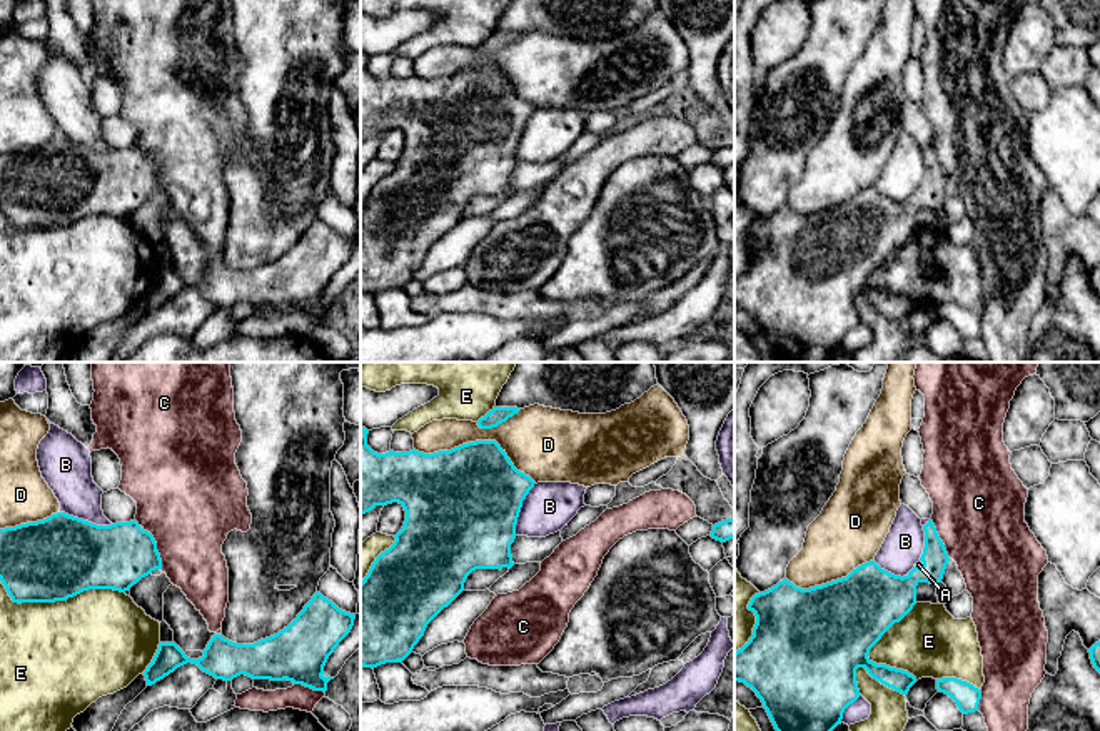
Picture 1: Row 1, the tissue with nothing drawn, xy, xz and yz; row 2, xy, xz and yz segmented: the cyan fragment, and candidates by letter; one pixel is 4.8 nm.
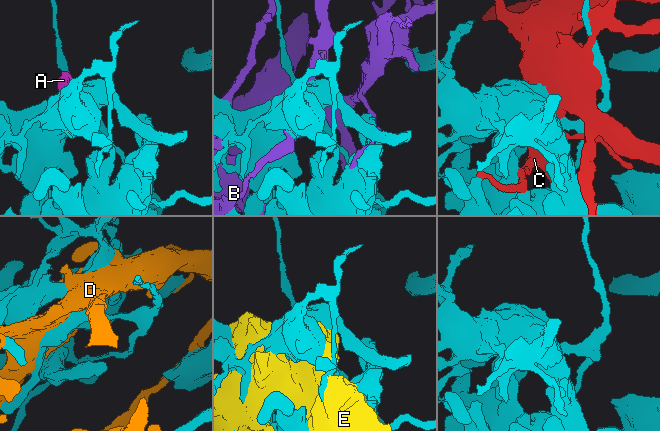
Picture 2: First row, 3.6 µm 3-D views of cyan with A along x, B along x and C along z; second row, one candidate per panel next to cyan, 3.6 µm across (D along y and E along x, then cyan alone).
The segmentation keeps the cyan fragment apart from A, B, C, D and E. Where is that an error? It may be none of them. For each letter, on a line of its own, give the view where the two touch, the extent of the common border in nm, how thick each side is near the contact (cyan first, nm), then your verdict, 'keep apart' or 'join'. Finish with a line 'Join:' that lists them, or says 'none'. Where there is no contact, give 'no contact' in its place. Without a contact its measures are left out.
A: meets cyan in yz; contact 50 nm long; 260 nm thick on the cyan side, 30 nm on the other; join
B: meets cyan in xz; contact 280 nm long; 500 nm thick on the cyan side, 240 nm on the other; keep apart
C: meets cyan in xy; contact 220 nm long; 320 nm thick on the cyan side, 440 nm on the other; keep apart
D: meets cyan in xz; contact 600 nm long; 480 nm thick on the cyan side, 280 nm on the other; keep apart
E: meets cyan in xy; contact 600 nm long; 400 nm thick on the cyan side, 480 nm on the other; keep apart
Join: A

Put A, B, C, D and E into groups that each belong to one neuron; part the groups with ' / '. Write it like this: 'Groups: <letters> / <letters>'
Groups: A / B / C / D / E

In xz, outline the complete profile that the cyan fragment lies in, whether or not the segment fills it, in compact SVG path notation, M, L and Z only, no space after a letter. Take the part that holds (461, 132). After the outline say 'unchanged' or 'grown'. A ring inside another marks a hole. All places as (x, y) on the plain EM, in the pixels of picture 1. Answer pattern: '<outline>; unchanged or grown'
M361 53L361 142L392 129L406 137L394 170L376 184L361 209L361 292L374 295L386 289L402 289L424 262L427 250L464 217L472 197L514 192L511 170L516 165L517 144L536 108L514 93L496 67L467 68L434 80L416 75L377 80L367 72L367 60Z; unchanged

